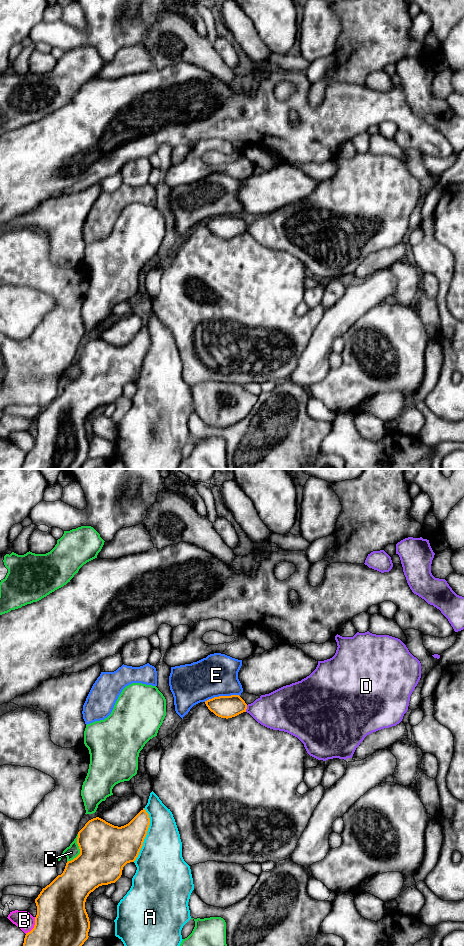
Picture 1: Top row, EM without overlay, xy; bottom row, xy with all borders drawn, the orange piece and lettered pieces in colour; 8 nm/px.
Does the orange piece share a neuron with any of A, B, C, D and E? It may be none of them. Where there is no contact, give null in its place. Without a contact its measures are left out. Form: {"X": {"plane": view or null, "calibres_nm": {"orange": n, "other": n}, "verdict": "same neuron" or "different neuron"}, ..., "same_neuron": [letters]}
{"A": {"plane": "xy", "calibres_nm": {"orange": 300, "other": 360}, "verdict": "different neuron"}, "B": {"plane": "xy", "calibres_nm": {"orange": 440, "other": 150}, "verdict": "different neuron"}, "C": {"plane": "xy", "calibres_nm": {"orange": 400, "other": 110}, "verdict": "different neuron"}, "D": {"plane": "xy", "calibres_nm": {"orange": 180, "other": 300}, "verdict": "different neuron"}, "E": {"plane": "xy", "calibres_nm": {"orange": 180, "other": 340}, "verdict": "different neuron"}, "same_neuron": []}

